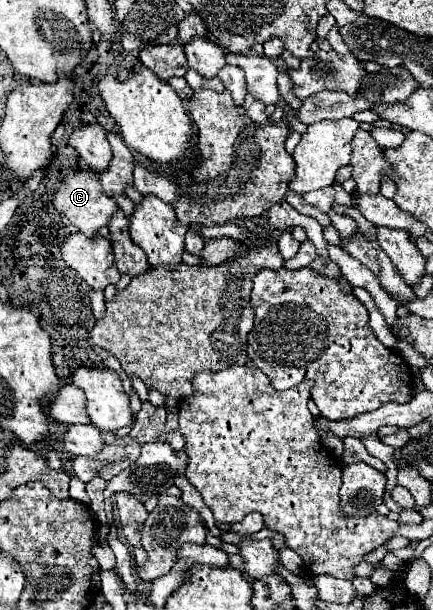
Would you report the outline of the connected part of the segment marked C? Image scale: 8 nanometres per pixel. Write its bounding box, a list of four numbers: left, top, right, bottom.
[53,168,117,236]

